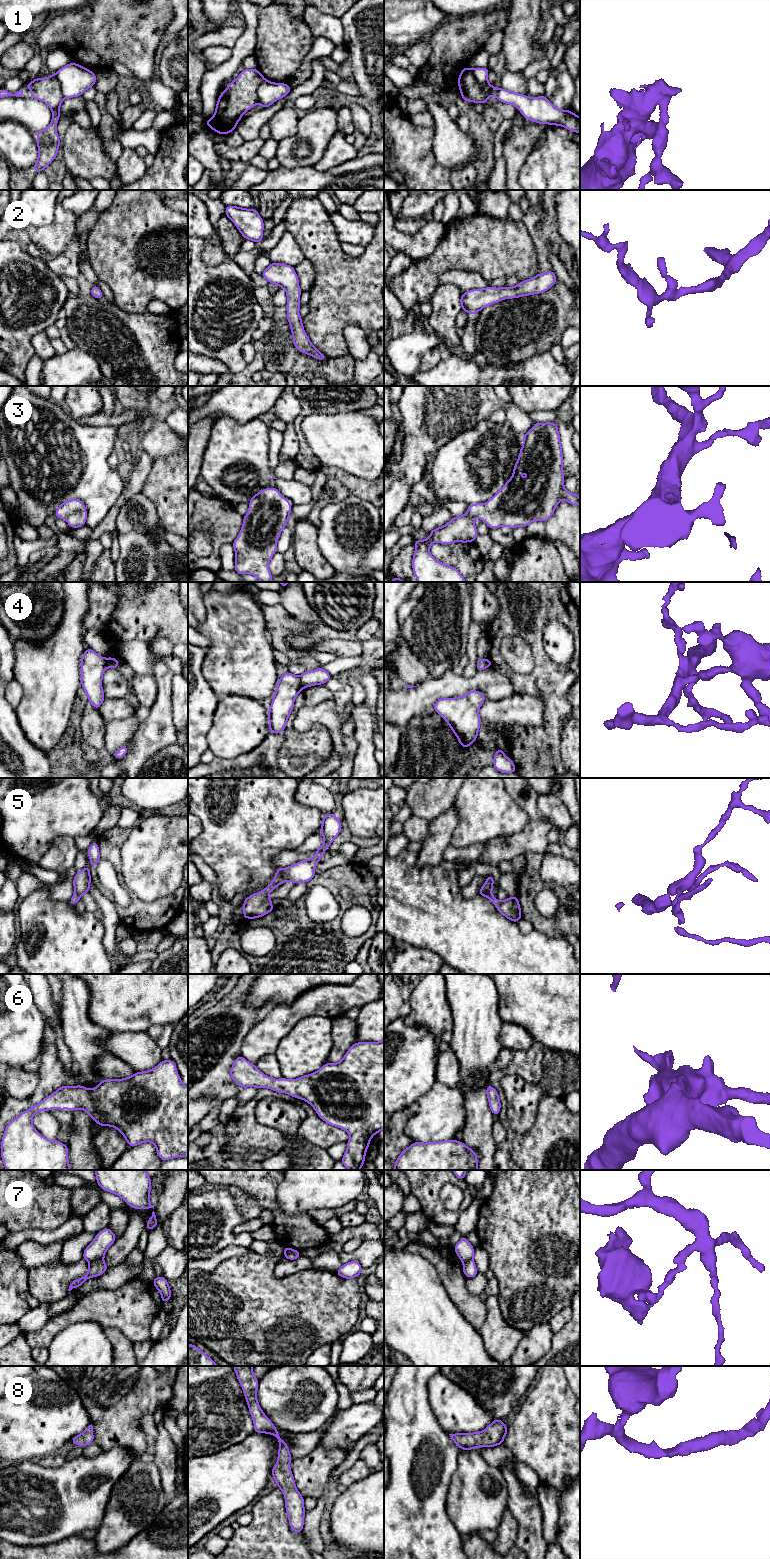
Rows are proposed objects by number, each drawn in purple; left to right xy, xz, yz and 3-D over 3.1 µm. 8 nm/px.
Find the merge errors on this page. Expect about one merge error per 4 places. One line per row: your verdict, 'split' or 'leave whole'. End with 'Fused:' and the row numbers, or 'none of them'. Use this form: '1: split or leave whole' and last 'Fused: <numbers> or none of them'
1: split
2: leave whole
3: leave whole
4: split
5: leave whole
6: leave whole
7: split
8: leave whole
Fused: 1, 4, 7

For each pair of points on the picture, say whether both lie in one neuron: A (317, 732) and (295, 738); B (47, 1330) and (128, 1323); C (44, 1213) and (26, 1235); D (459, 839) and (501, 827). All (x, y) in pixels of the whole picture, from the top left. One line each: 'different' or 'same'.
A: same
B: same
C: different
D: same

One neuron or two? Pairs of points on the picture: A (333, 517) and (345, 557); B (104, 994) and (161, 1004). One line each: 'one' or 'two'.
A: one
B: one

